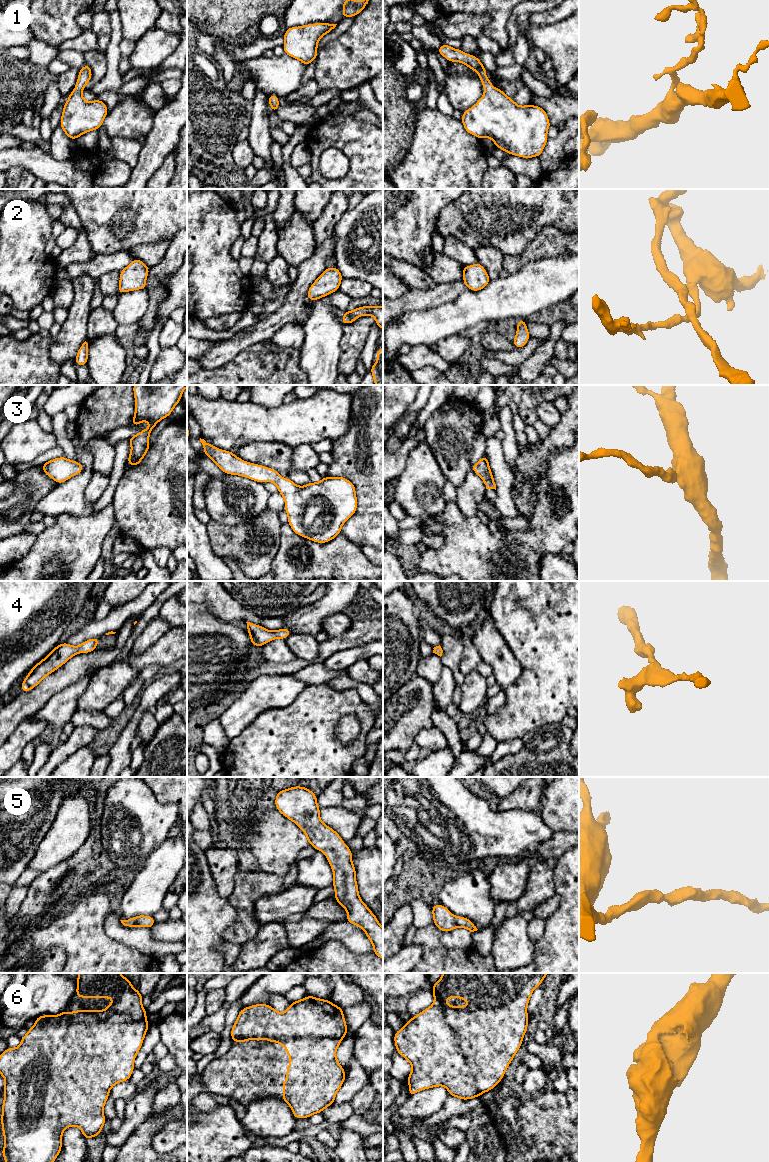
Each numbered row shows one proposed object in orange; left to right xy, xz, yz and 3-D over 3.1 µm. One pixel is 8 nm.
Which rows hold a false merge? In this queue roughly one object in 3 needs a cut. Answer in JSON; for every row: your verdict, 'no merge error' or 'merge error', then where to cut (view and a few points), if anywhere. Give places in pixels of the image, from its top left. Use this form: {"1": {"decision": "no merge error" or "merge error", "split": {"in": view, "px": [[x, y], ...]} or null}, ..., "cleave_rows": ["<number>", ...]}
{"1": {"decision": "no merge error", "split": null}, "2": {"decision": "no merge error", "split": null}, "3": {"decision": "no merge error", "split": null}, "4": {"decision": "no merge error", "split": null}, "5": {"decision": "no merge error", "split": null}, "6": {"decision": "no merge error", "split": null}, "cleave_rows": []}

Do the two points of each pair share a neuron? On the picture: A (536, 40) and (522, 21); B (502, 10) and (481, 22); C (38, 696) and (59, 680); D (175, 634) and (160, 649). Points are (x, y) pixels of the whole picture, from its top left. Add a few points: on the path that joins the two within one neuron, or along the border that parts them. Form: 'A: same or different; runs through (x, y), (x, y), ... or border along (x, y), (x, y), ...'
A: different; border along (528, 26), (527, 37), (531, 47)
B: different; border along (466, 12), (482, 13), (489, 18), (482, 33)
C: same; runs through (43, 692), (54, 682)
D: same; runs through (171, 638), (164, 645)

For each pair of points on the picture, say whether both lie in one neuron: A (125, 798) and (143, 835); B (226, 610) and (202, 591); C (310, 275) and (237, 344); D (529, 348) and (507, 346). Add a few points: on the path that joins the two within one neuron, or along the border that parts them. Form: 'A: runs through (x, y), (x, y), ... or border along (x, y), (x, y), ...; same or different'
A: runs through (130, 807), (139, 822), (139, 826); same
B: runs through (220, 604), (208, 592); same
C: runs through (296, 296), (295, 301), (271, 325), (258, 332); same
D: border along (516, 348), (510, 351), (493, 352); different

